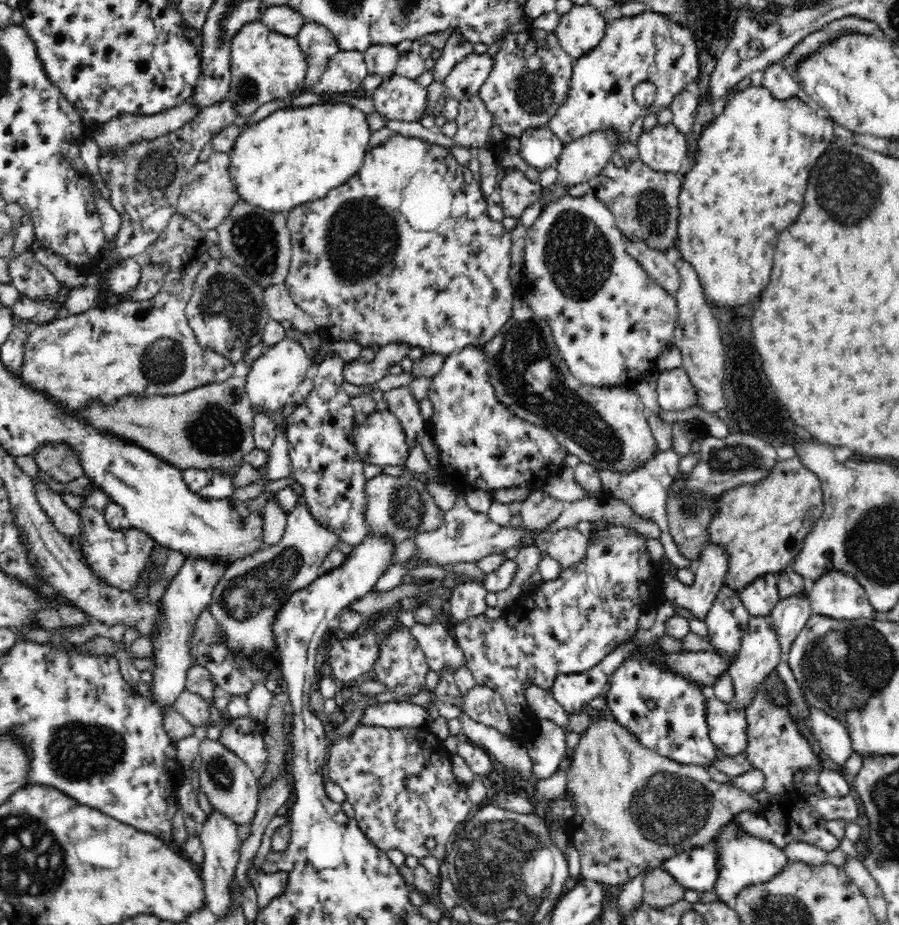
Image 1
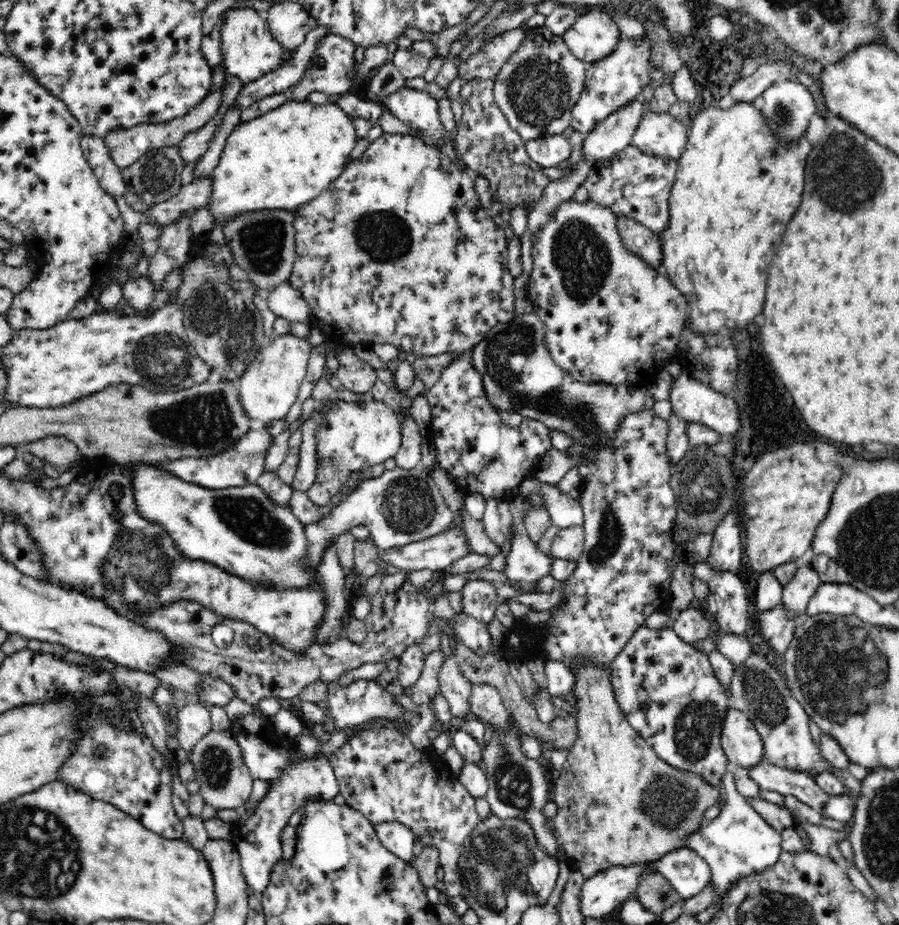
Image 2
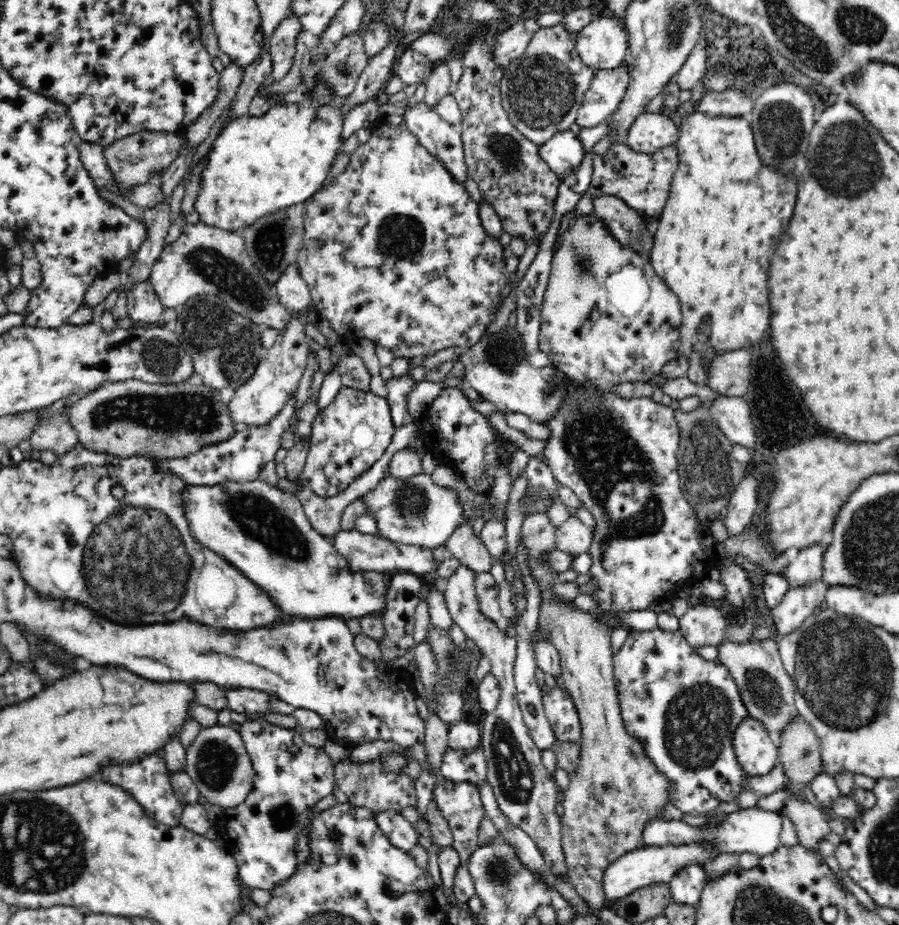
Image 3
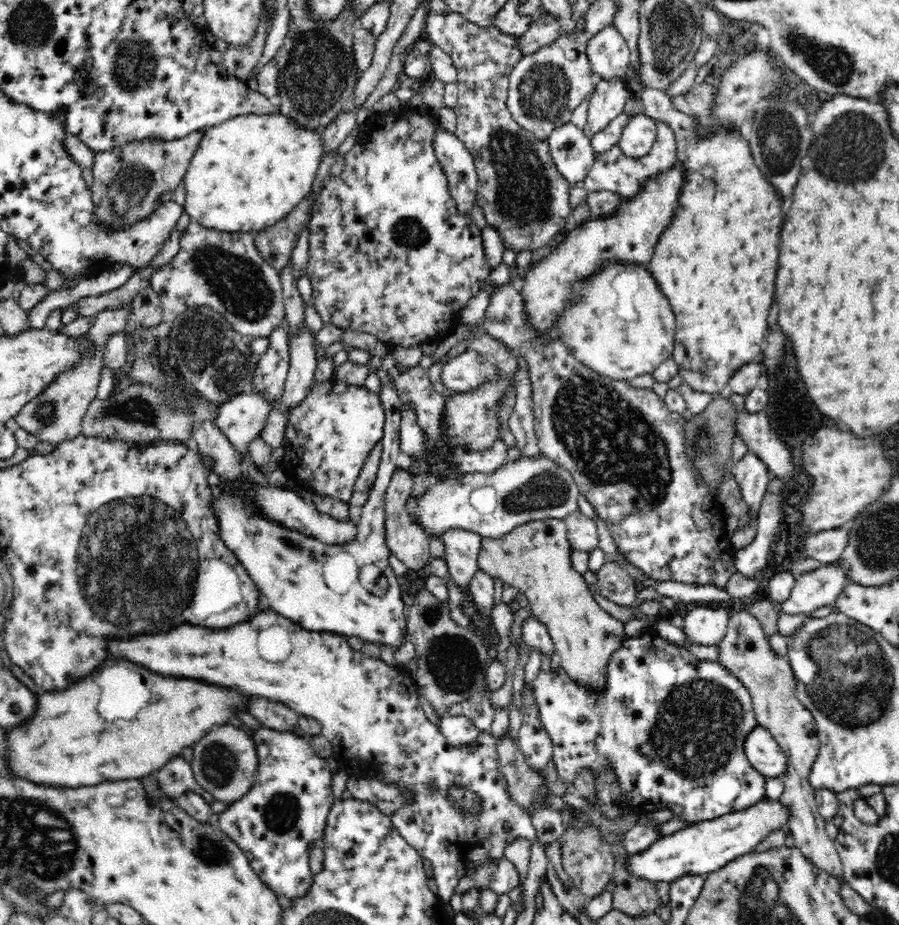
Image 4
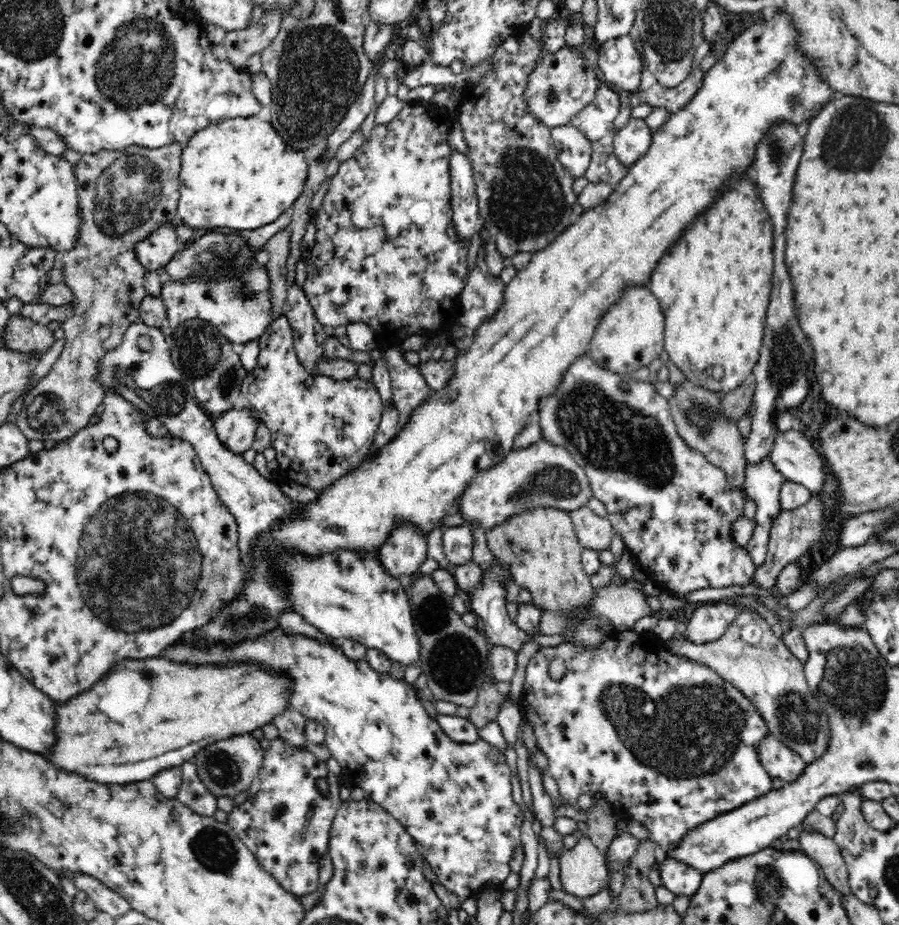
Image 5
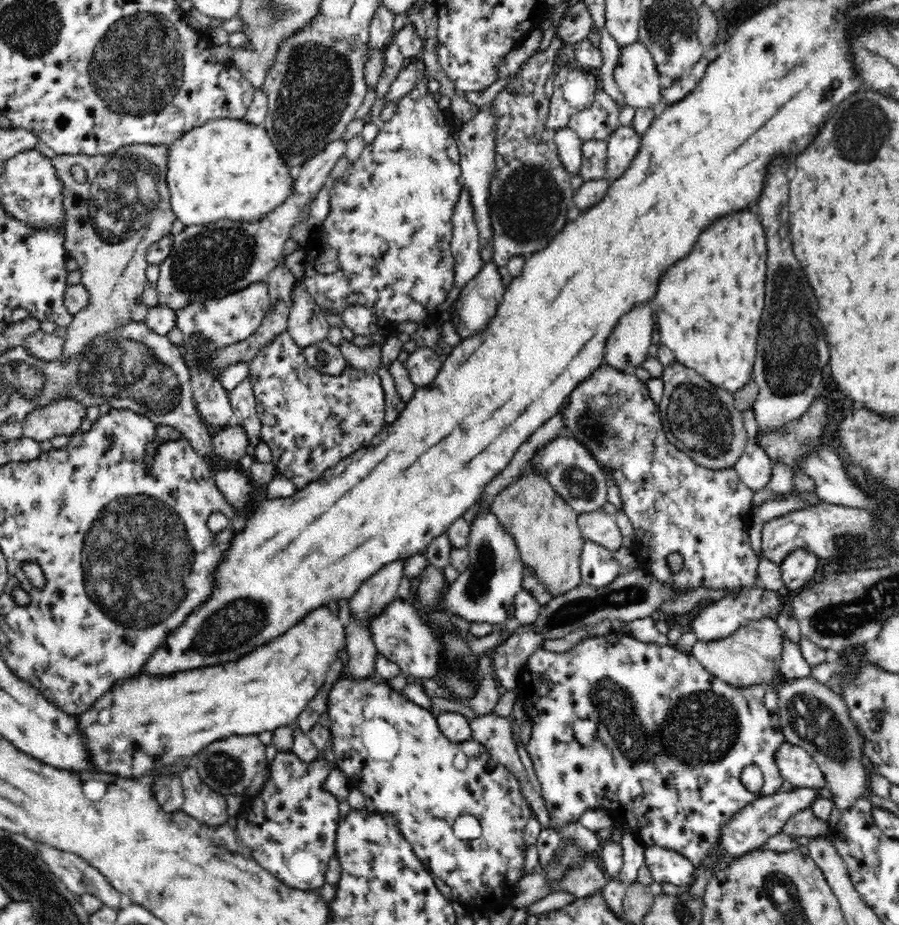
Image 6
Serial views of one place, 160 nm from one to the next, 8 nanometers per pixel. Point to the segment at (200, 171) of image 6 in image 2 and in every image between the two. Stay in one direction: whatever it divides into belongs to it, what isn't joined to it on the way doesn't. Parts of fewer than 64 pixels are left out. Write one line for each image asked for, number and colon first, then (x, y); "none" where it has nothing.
2: (286, 157)
3: (256, 167)
4: (248, 173)
5: (237, 173)

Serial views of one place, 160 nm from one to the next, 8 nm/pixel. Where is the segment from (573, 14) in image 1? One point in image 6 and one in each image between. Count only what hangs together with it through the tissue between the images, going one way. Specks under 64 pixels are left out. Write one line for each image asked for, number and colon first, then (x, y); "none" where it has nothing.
2: (595, 35)
3: (604, 44)
4: (608, 52)
5: (620, 64)
6: (636, 74)

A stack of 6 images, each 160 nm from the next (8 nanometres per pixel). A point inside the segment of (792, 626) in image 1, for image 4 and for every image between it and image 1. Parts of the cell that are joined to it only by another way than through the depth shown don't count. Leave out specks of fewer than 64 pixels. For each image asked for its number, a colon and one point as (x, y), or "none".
2: (800, 590)
3: (805, 568)
4: (825, 546)

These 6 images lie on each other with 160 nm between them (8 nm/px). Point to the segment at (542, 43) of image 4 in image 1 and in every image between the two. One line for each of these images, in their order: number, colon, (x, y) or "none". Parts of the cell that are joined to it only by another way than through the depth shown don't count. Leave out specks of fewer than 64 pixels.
1: (467, 77)
2: (486, 63)
3: (509, 45)

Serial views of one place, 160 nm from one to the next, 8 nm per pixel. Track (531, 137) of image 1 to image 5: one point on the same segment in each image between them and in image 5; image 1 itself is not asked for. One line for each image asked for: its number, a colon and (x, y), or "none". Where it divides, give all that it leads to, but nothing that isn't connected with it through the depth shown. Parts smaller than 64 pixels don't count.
2: (552, 150)
3: (564, 152)
4: (571, 149)
5: (574, 151)

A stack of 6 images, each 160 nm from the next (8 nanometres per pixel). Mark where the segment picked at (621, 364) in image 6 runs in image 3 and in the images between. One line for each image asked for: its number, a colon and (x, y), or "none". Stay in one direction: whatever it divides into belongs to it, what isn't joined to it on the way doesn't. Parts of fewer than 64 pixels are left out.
3: (607, 316)
4: (623, 327)
5: (630, 336)

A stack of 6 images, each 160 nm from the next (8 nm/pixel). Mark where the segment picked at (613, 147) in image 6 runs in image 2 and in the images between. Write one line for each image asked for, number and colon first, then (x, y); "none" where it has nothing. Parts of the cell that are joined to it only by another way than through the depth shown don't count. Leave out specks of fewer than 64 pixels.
2: (660, 134)
3: (649, 132)
4: (638, 136)
5: (630, 142)

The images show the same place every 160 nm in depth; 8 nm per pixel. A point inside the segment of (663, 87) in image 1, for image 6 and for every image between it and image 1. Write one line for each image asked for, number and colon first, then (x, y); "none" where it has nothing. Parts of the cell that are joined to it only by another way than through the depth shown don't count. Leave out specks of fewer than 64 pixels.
2: (611, 82)
3: (608, 88)
4: (608, 100)
5: (596, 122)
6: (598, 122)

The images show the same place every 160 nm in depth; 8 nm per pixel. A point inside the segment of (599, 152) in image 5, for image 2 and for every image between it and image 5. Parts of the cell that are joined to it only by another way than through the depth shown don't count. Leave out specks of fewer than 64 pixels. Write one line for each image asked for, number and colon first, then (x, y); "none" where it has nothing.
2: (637, 184)
3: (643, 181)
4: (612, 171)

